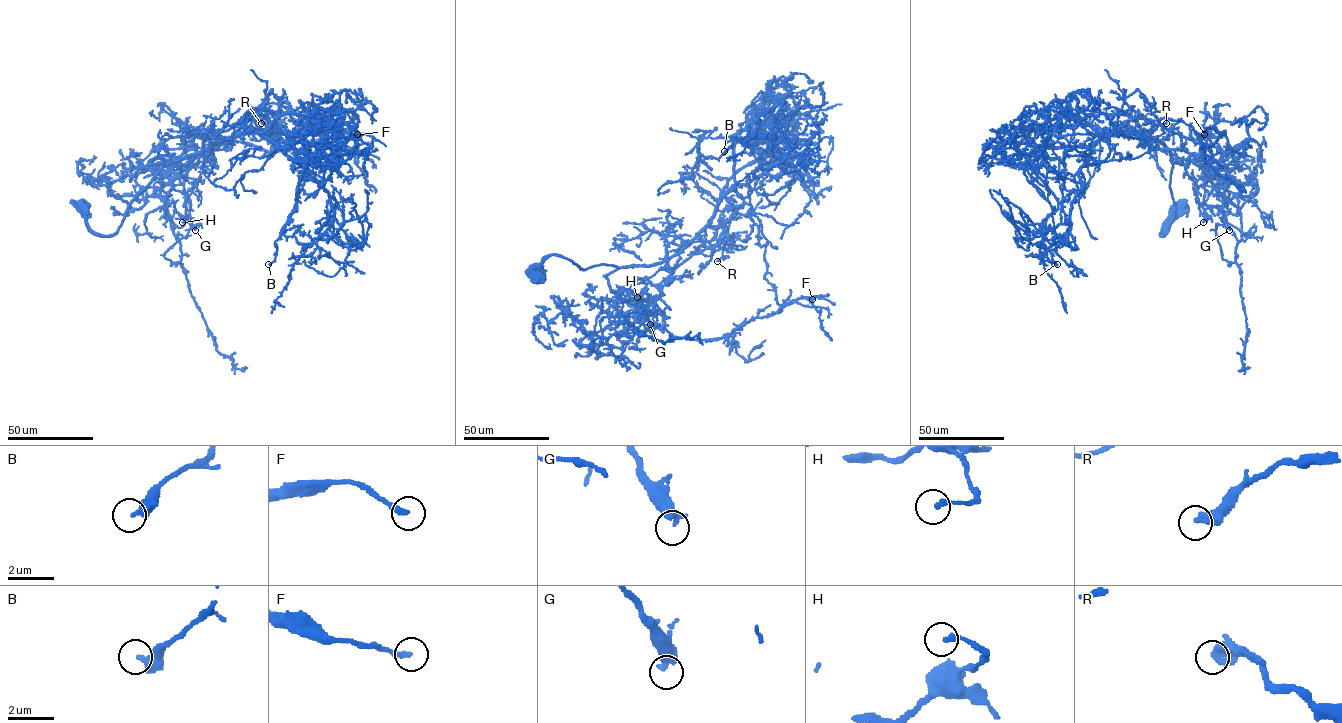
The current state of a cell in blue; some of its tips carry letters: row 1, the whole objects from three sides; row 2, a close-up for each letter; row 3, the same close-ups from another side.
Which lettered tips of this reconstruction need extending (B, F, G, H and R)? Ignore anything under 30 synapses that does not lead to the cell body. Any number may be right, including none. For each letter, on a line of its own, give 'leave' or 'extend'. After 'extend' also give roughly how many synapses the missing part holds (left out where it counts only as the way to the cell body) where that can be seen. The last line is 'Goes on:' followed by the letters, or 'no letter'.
B: leave
F: leave
G: leave
H: leave
R: leave
Goes on: no letter

